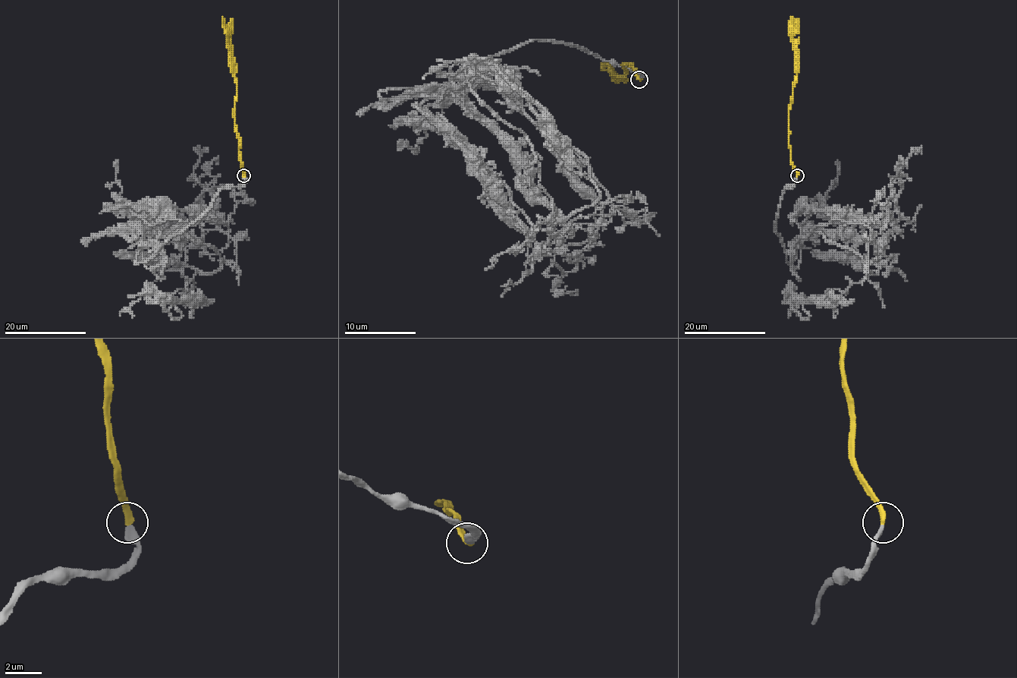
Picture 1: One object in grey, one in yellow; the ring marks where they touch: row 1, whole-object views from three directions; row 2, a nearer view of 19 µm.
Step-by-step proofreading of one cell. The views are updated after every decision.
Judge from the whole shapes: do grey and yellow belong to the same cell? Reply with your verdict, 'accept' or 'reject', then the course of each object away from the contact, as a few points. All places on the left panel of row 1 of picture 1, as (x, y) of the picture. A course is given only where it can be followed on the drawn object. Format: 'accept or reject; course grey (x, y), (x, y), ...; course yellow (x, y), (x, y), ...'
accept; course grey (243, 176), (145, 261), (138, 250), (145, 234), (193, 238), (186, 291), (145, 295), (215, 300); course yellow (243, 175), (239, 136), (234, 121), (236, 82), (233, 74), (230, 47), (227, 42), (221, 16)

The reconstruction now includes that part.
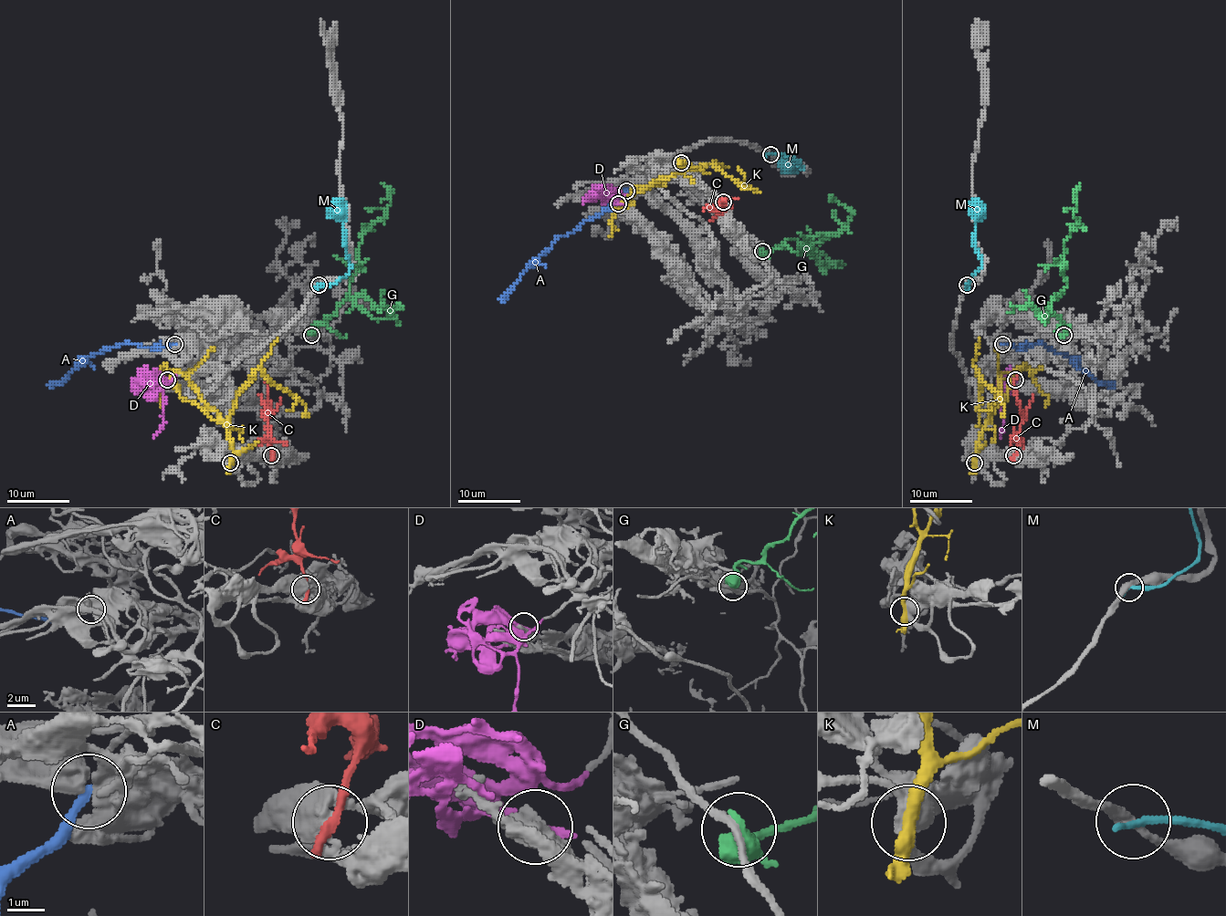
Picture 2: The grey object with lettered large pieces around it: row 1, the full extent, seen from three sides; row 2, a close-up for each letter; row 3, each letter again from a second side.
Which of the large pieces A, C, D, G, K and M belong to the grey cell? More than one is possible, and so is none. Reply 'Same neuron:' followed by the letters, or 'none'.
Same neuron: D

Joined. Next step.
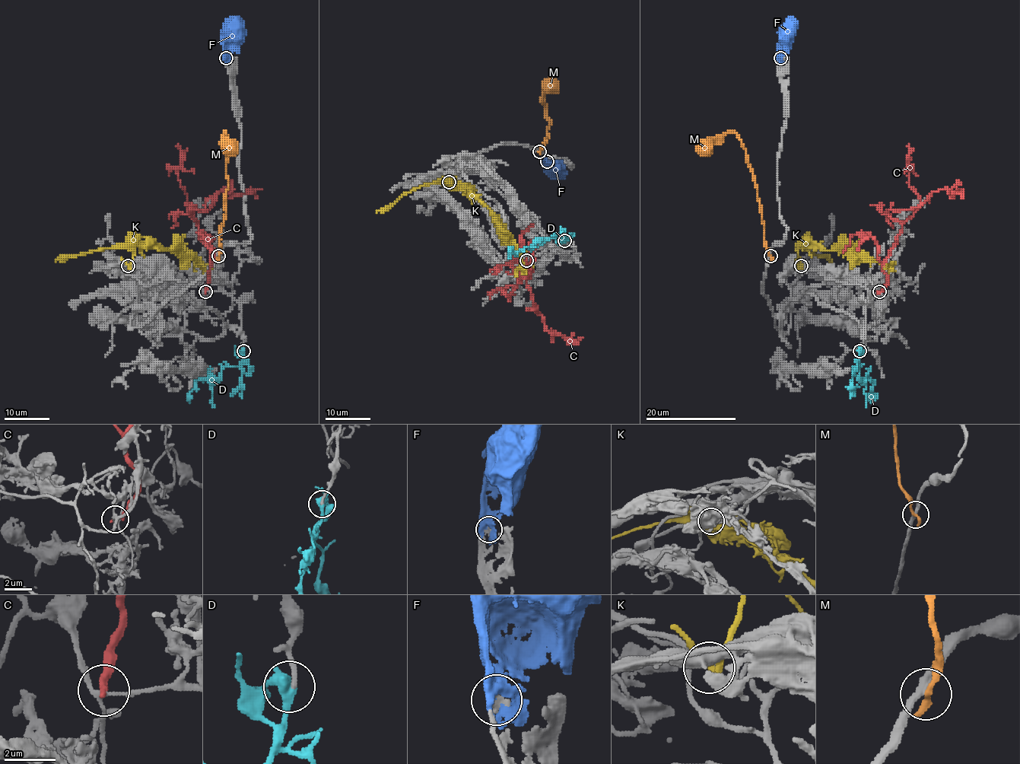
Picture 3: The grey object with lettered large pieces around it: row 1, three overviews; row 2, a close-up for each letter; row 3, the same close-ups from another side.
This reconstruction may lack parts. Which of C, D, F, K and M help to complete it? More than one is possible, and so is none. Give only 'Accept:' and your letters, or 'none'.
Accept: D, F, K

